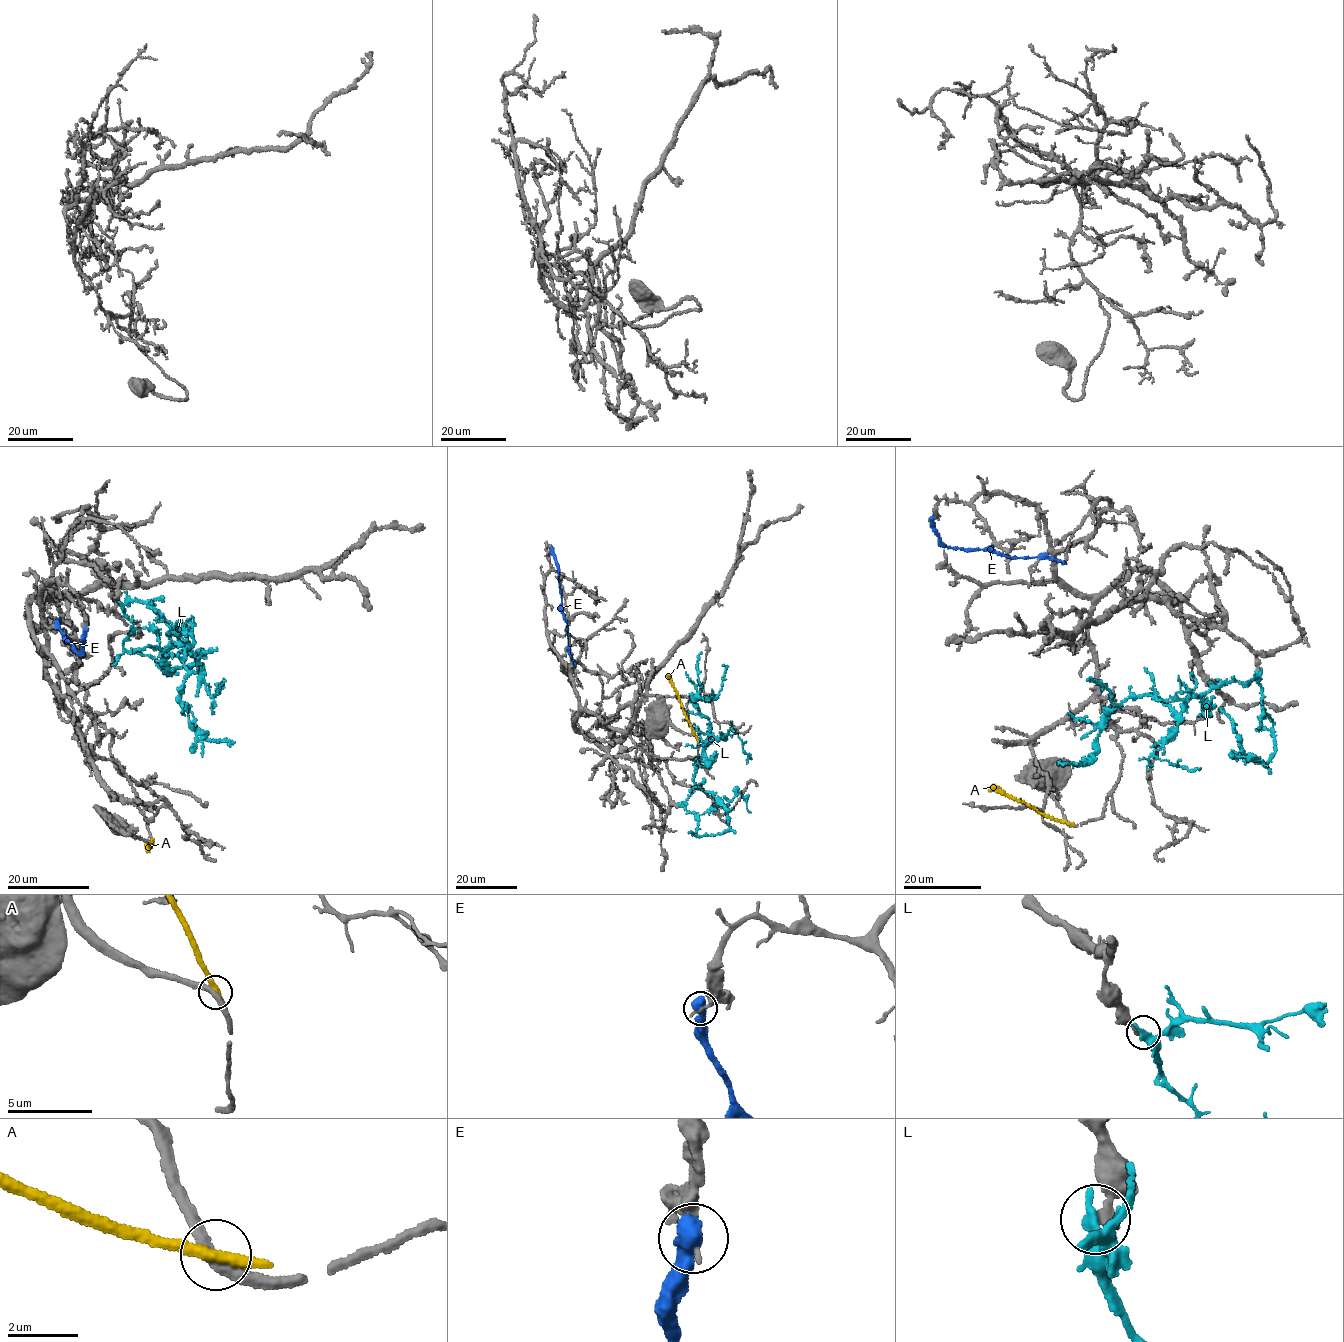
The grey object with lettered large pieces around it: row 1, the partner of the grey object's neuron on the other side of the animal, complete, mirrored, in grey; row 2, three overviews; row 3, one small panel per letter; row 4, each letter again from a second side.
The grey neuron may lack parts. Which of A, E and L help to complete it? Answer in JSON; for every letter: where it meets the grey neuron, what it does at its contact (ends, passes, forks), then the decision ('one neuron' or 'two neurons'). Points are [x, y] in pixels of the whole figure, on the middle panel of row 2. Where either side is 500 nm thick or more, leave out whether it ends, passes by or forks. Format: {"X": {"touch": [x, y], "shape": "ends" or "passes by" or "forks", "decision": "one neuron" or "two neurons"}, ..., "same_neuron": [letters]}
{"A": {"touch": [696, 736], "shape": "passes by", "decision": "two neurons"}, "E": {"touch": [552, 548], "decision": "two neurons"}, "L": {"touch": [680, 804], "shape": "passes by", "decision": "two neurons"}, "same_neuron": []}

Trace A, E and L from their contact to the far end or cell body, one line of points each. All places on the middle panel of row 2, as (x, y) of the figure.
A: (695, 736), (667, 673)
E: (552, 548), (561, 609), (566, 621), (568, 651), (575, 665)
L: (680, 804), (695, 788), (694, 775), (711, 733), (709, 719), (694, 698), (717, 697), (724, 665)

